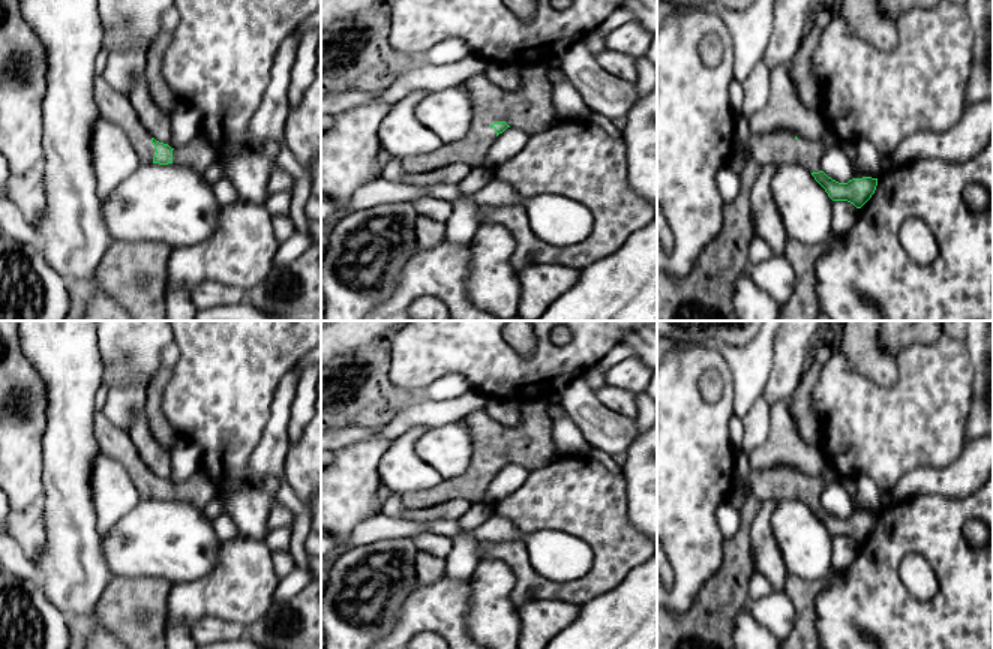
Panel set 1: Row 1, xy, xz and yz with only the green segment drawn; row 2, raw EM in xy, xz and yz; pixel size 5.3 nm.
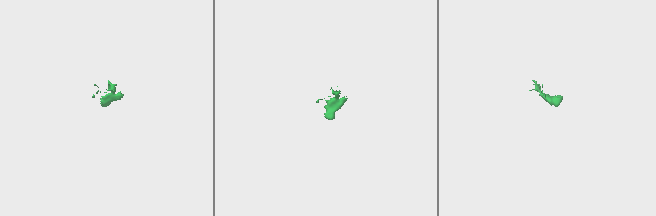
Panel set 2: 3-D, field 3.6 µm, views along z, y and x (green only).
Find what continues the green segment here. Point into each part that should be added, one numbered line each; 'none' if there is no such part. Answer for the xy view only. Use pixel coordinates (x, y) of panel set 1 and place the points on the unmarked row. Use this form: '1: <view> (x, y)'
1: xy (114, 442)

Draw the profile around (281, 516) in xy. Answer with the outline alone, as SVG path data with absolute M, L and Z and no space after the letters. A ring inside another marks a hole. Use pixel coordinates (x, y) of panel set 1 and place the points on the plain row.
M276 504L270 513L267 525L270 531L276 528L292 528L294 514L286 507Z

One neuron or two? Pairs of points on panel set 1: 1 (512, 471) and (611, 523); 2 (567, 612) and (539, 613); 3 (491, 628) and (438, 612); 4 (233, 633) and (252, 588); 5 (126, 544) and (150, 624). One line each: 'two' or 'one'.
1: two
2: one
3: two
4: two
5: two

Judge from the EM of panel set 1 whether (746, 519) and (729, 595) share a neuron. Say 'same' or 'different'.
same

